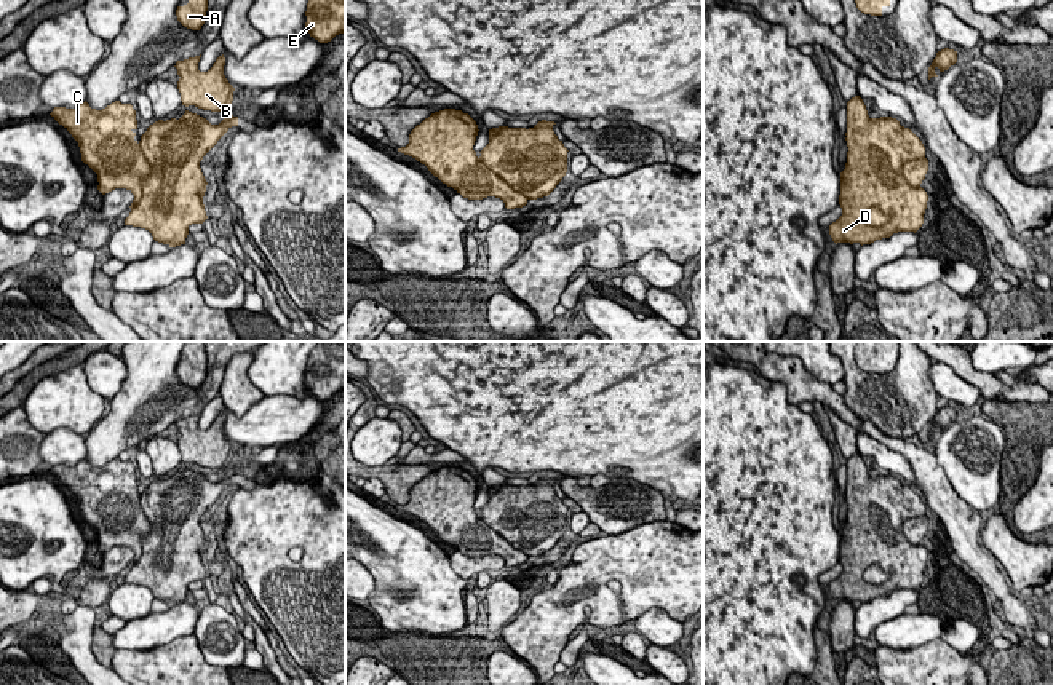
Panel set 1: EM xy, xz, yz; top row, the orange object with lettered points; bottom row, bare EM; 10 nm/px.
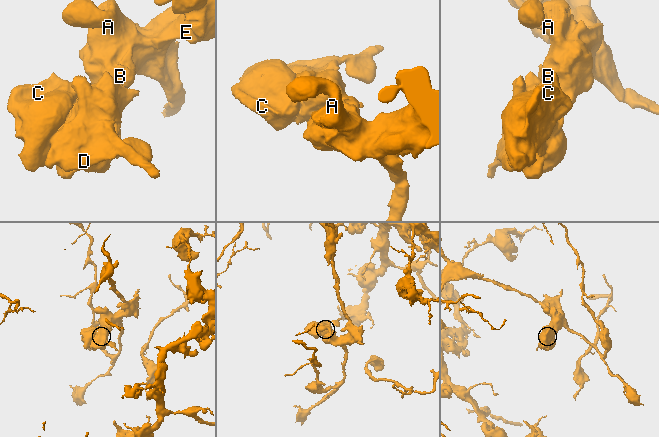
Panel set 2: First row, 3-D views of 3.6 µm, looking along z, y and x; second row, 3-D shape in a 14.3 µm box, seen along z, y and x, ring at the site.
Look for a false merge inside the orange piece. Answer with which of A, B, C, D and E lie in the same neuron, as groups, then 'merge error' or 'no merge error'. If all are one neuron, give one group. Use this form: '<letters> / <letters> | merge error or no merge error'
A B C D E | no merge error

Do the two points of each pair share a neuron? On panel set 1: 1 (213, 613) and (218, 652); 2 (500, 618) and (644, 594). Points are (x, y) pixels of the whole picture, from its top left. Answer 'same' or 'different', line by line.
1: same
2: different

